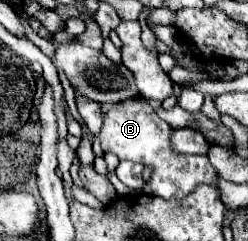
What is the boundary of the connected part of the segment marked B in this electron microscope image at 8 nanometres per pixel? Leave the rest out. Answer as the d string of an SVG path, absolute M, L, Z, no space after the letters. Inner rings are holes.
M134 97L116 103L108 113L104 113L104 125L100 129L100 145L104 153L114 153L120 161L130 159L142 163L144 167L152 169L150 183L146 191L158 195L166 201L184 199L200 185L212 185L218 189L218 171L212 167L206 155L184 155L172 149L172 127L162 121L156 111L146 103L144 97Z

